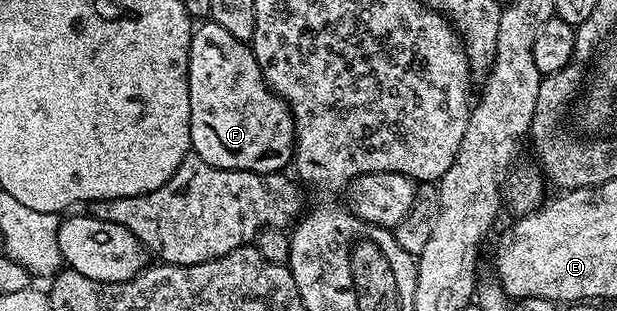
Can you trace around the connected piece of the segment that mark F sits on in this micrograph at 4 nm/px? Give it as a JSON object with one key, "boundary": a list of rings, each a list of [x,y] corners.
{"boundary":[[[212,20],[202,21],[191,36],[187,84],[191,106],[191,150],[196,157],[215,168],[250,170],[266,176],[284,171],[292,163],[295,149],[293,114],[287,103],[270,90],[249,42],[235,40],[227,28],[219,28]]]}

